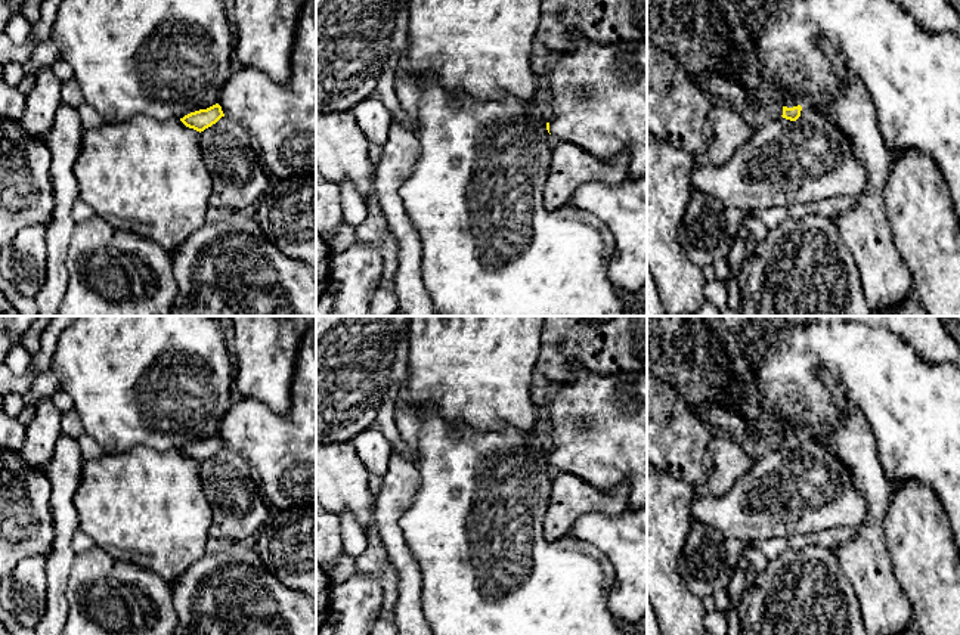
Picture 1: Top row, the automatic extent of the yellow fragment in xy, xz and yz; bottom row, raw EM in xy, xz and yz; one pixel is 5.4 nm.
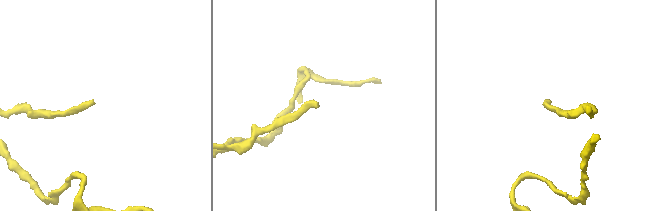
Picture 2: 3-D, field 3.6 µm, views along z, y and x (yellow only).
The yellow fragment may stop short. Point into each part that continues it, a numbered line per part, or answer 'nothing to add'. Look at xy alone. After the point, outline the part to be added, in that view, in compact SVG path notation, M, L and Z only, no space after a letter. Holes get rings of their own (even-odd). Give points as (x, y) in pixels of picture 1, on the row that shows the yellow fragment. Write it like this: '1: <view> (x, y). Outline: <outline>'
1: xy (281, 118). Outline: M316 0L304 3L297 21L289 83L279 84L261 71L238 66L220 90L217 103L226 117L250 131L272 179L316 173Z

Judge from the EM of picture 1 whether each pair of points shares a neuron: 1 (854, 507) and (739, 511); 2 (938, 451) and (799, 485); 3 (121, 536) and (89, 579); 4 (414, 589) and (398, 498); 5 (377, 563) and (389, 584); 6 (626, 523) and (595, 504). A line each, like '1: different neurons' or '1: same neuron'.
1: same neuron
2: different neurons
3: different neurons
4: same neuron
5: same neuron
6: different neurons

